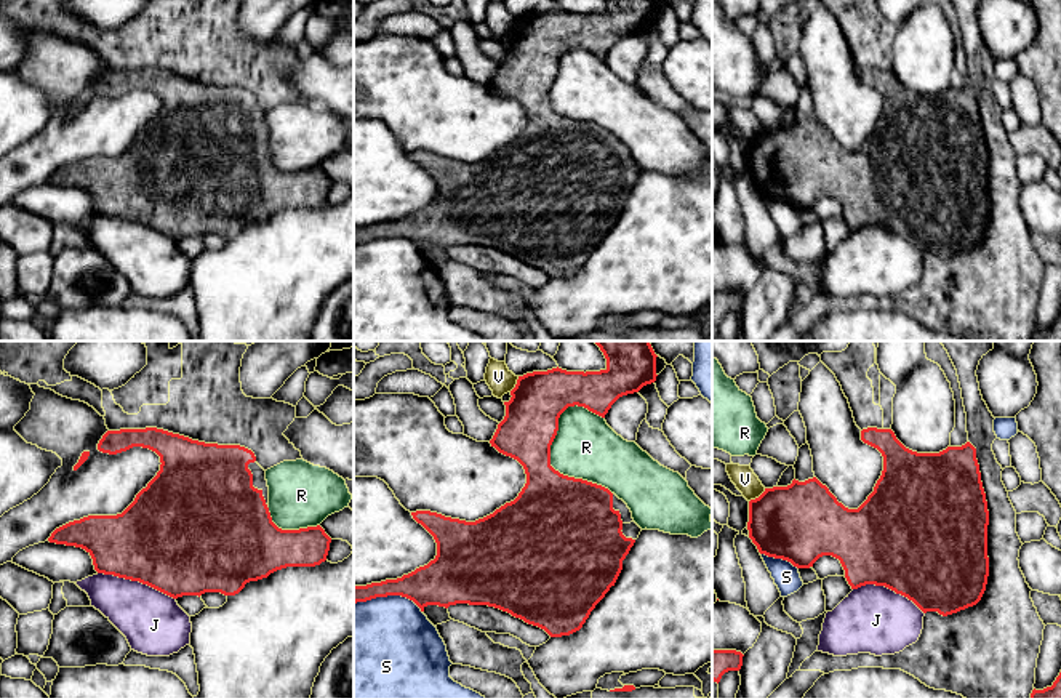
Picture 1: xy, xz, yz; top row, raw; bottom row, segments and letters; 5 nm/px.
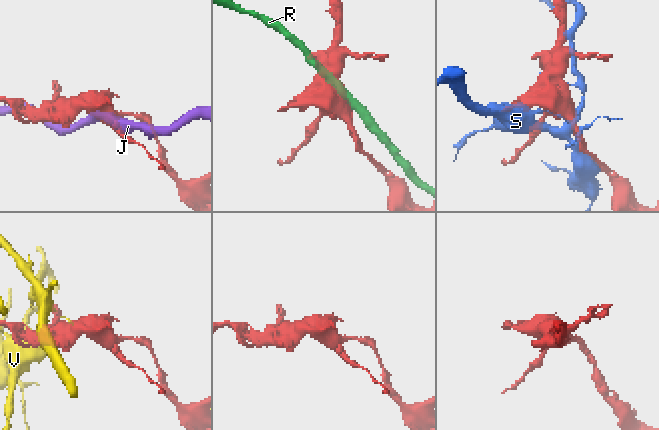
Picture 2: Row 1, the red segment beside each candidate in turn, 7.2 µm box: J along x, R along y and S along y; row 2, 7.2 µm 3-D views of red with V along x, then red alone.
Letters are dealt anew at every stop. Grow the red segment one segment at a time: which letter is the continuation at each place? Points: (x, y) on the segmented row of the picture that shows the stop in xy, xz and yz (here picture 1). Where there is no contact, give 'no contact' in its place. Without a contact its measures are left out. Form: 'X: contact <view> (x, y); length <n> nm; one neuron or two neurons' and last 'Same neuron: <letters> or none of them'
J: contact xy (136, 580); length 420 nm; two neurons
R: contact xz (551, 466); length 500 nm; two neurons
S: contact xz (389, 594); length 340 nm; two neurons
V: contact yz (759, 497); length 110 nm; two neurons
Same neuron: none of them

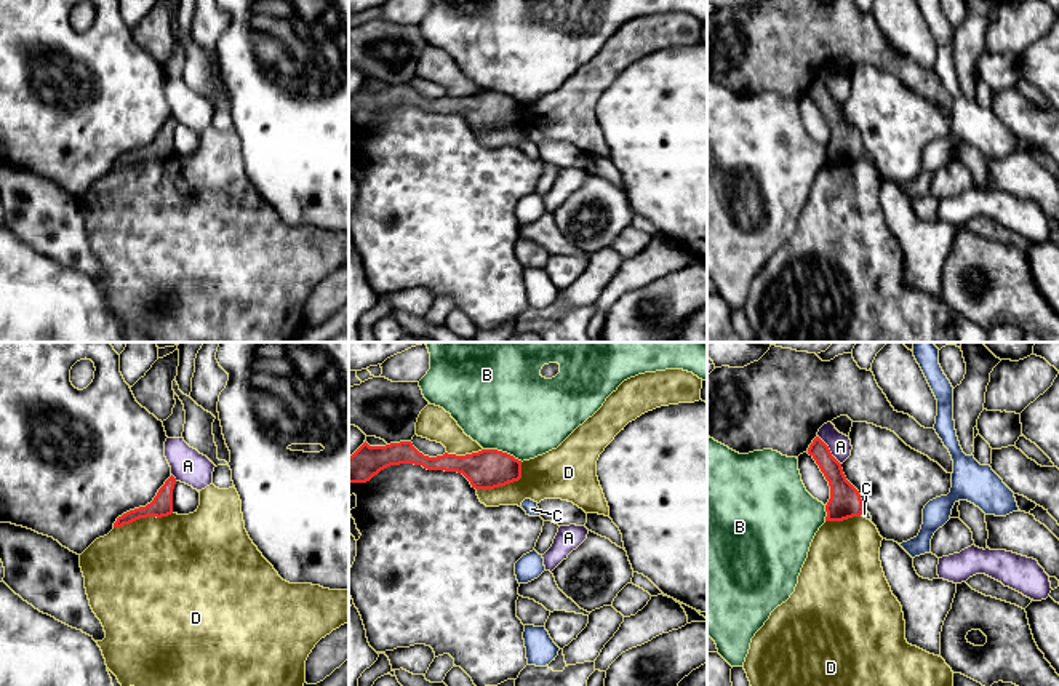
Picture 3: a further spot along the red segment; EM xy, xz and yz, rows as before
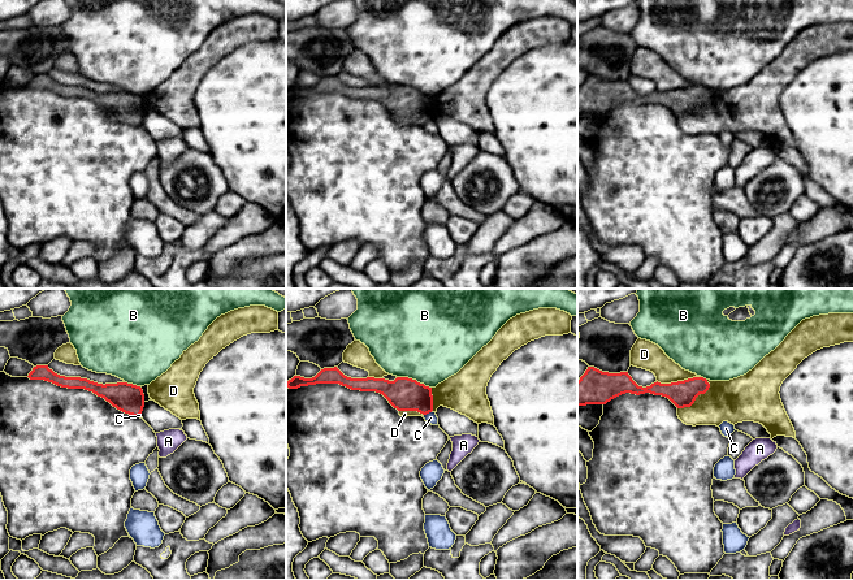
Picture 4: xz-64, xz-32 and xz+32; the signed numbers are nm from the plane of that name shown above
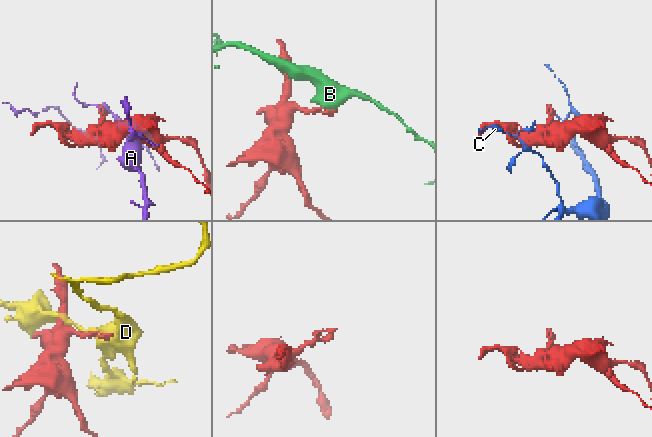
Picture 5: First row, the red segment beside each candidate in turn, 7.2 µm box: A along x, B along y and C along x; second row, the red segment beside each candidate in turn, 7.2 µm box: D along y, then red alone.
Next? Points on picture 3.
A: contact yz (829, 450); length 190 nm; two neurons
B: contact xz (501, 451); length 220 nm; two neurons
C: contact yz (863, 510); length 30 nm; two neurons
D: contact xz (506, 483); length 280 nm; two neurons
Same neuron: none of them

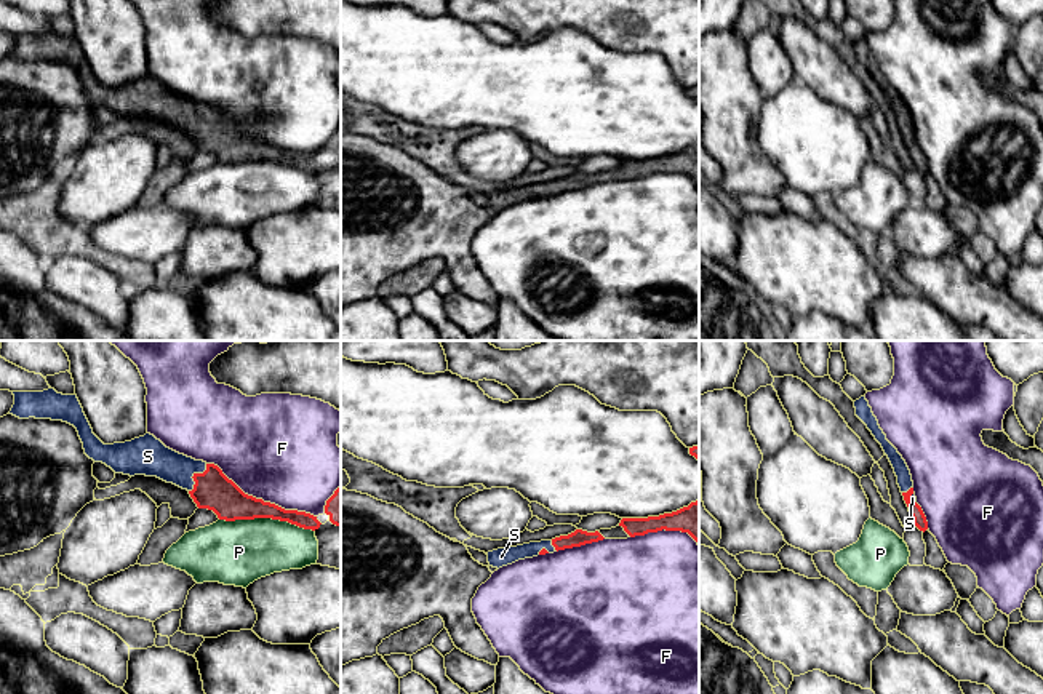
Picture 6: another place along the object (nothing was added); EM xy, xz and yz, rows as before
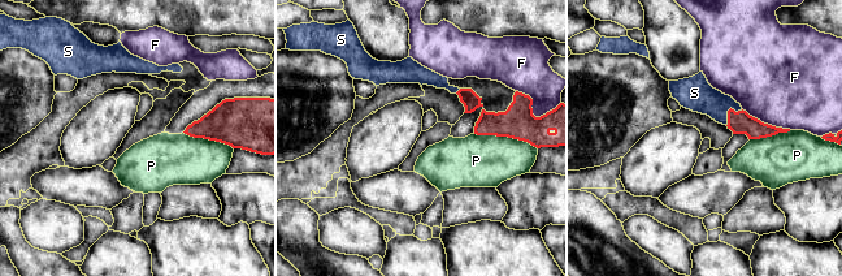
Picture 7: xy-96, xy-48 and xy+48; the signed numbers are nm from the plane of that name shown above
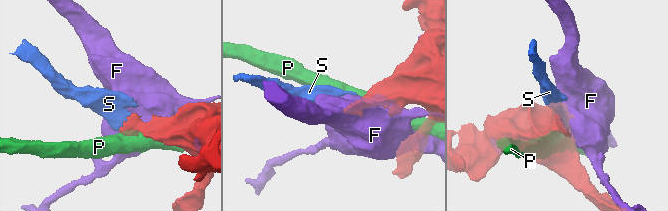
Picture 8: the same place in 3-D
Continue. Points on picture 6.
F: contact xy (261, 499); length 600 nm; two neurons
P: contact xy (267, 517); length 480 nm; two neurons
S: contact xy (194, 475); length 170 nm; one neuron
Same neuron: S

